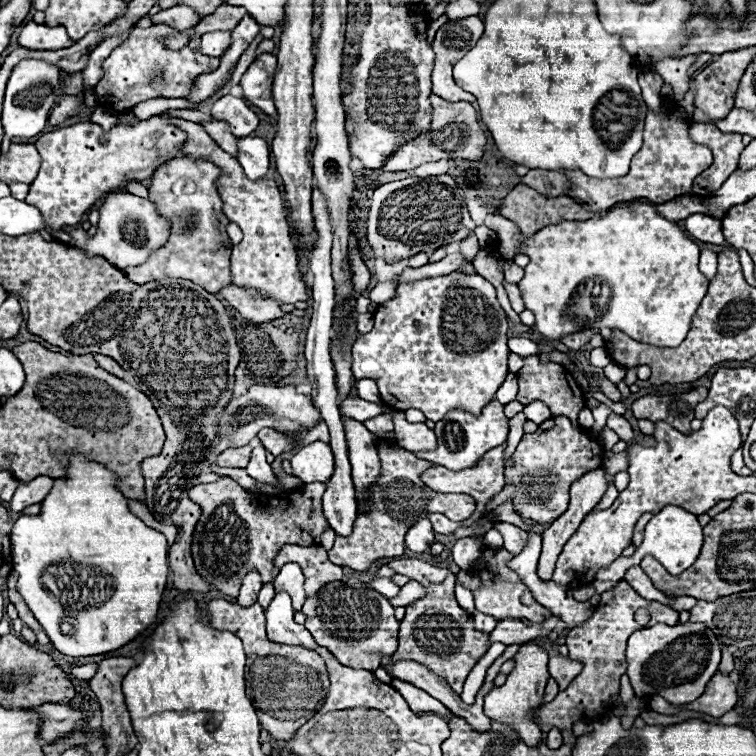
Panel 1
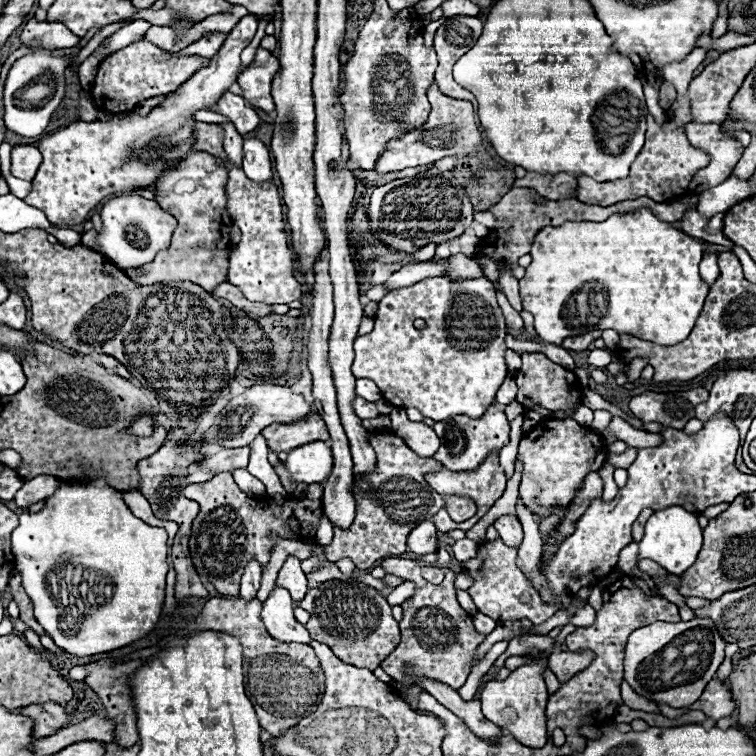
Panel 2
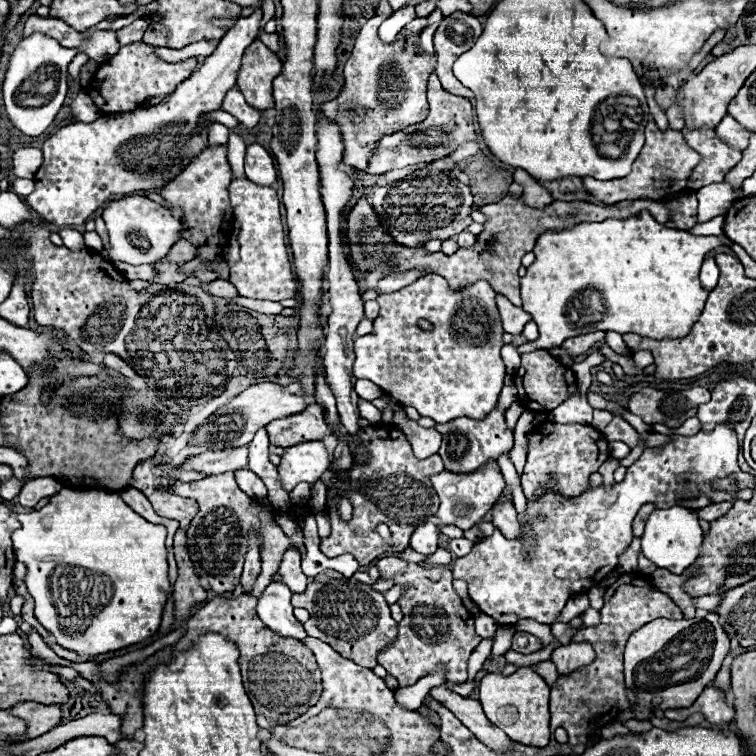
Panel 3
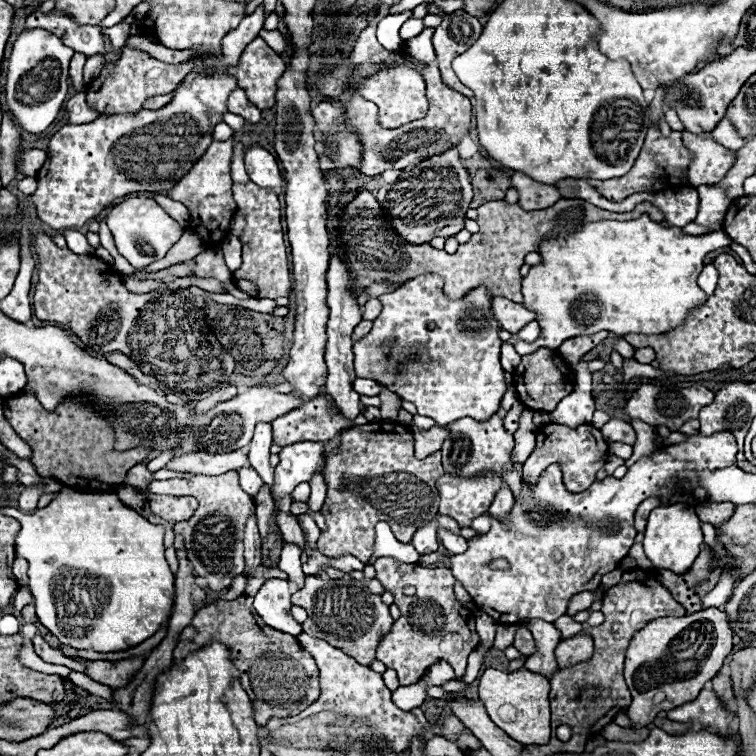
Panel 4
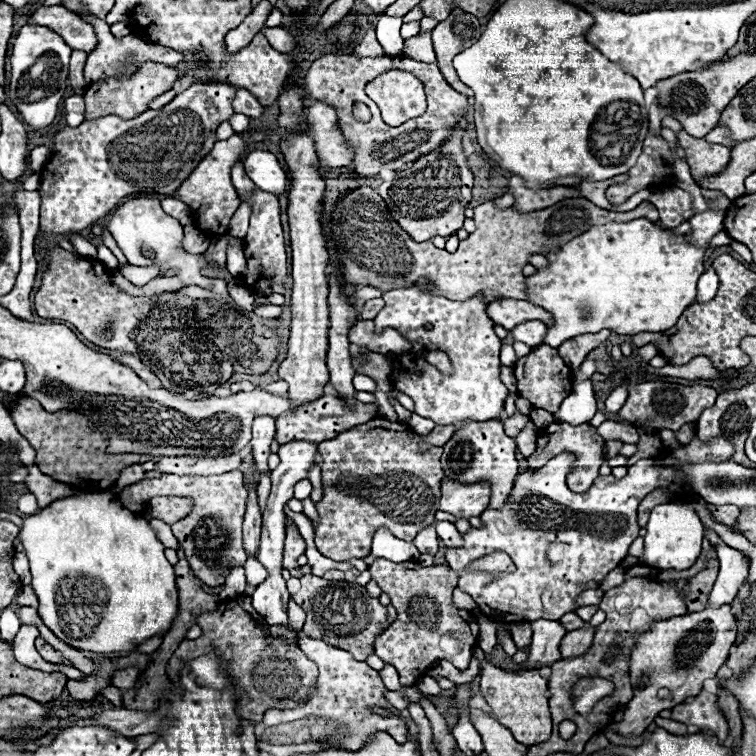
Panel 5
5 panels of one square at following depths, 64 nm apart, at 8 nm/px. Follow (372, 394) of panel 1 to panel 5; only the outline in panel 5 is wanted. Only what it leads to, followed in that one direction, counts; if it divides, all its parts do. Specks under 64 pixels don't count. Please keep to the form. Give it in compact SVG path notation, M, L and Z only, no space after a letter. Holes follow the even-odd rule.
M354 374L354 388L356 388L356 390L364 390L364 392L374 392L374 390L376 390L376 384L374 384L374 380L368 378L368 376Z

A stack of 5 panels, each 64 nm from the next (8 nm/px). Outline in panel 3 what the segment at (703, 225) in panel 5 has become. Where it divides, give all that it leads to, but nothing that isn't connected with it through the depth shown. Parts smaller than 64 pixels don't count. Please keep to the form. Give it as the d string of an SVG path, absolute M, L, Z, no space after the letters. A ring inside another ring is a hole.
M718 182L696 190L696 196L698 196L698 222L708 222L728 212L734 200L742 198L744 194L742 190L736 190L732 184Z

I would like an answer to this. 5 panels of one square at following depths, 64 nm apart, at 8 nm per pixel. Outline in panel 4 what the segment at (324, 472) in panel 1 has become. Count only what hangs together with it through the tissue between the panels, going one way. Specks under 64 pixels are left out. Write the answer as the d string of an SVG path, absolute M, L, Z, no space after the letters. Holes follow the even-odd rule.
M296 442L280 450L280 464L274 468L272 494L276 500L290 496L300 482L308 482L322 462L322 442Z

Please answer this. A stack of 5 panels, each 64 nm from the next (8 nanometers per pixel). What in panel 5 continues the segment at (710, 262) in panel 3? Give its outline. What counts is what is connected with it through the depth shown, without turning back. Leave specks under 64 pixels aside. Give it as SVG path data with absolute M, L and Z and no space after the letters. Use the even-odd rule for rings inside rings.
M708 268L700 280L698 280L698 294L696 294L696 304L706 304L708 300L712 300L718 292L718 276L714 272L714 268Z

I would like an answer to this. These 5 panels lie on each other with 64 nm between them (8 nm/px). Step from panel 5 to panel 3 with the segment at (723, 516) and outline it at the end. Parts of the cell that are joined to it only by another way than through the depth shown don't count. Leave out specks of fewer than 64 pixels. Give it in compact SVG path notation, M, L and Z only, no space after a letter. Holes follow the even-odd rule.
M720 502L720 504L710 504L710 506L704 506L698 512L698 518L700 520L706 520L706 522L712 522L712 520L718 520L720 516L726 516L728 510L732 508L732 502Z

